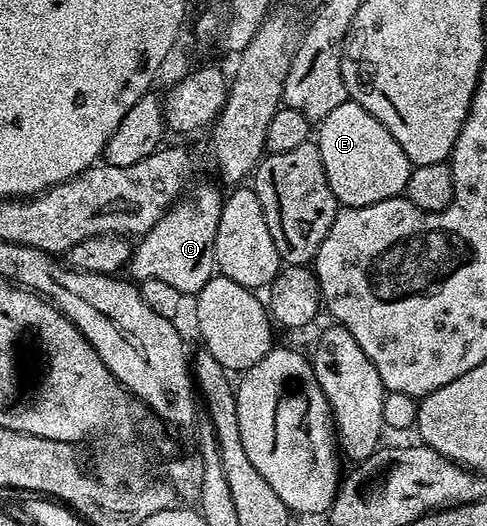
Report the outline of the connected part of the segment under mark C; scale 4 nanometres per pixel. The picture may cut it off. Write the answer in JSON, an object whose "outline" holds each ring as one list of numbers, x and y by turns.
{"outline":[[194,185,183,196,173,201,171,207,162,215,162,219,158,219,158,223,154,223,154,227,150,227,150,231,135,242,132,259,126,269,127,272,133,273,131,276,137,282,146,279,162,279,162,283,170,283,170,287,174,287,174,291,182,295,188,295,188,293,195,295,202,291,202,287,206,287,206,283,217,272,214,239,218,235,218,219,222,215,224,197,212,185]]}

